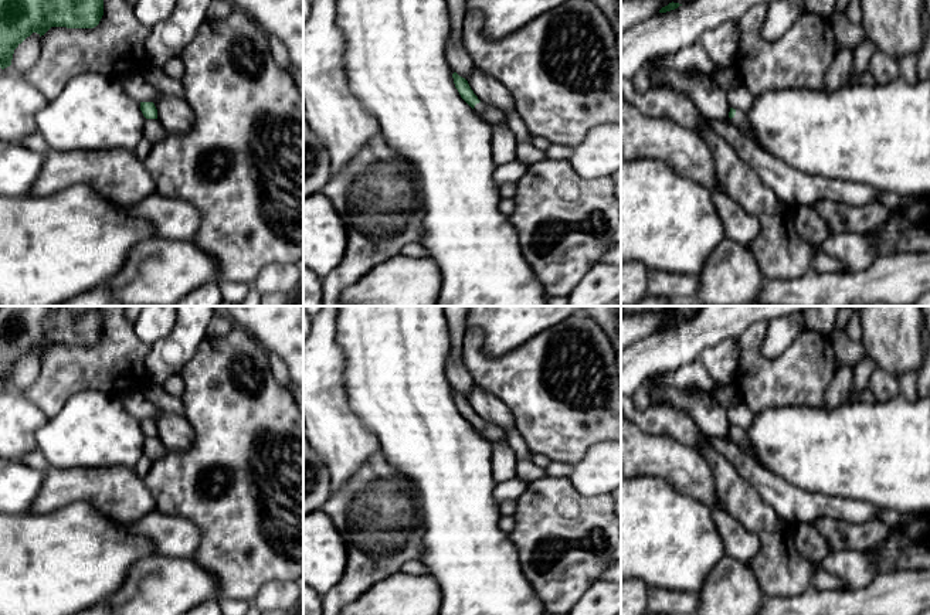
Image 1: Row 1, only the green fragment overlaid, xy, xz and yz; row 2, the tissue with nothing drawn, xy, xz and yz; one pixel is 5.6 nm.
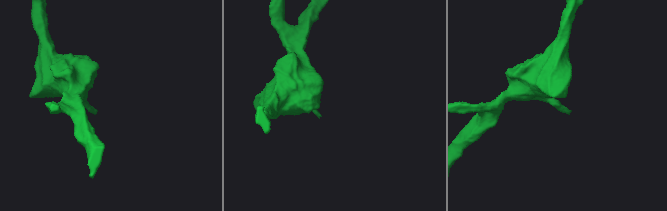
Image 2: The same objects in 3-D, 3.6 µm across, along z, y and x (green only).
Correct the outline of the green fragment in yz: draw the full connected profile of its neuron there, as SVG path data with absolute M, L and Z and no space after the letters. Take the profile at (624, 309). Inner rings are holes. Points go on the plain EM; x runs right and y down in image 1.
M621 306L621 315L659 313L663 315L669 306Z

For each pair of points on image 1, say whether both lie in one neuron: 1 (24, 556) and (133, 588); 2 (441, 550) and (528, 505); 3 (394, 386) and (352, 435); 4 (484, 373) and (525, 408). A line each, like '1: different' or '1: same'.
1: different
2: different
3: different
4: same

